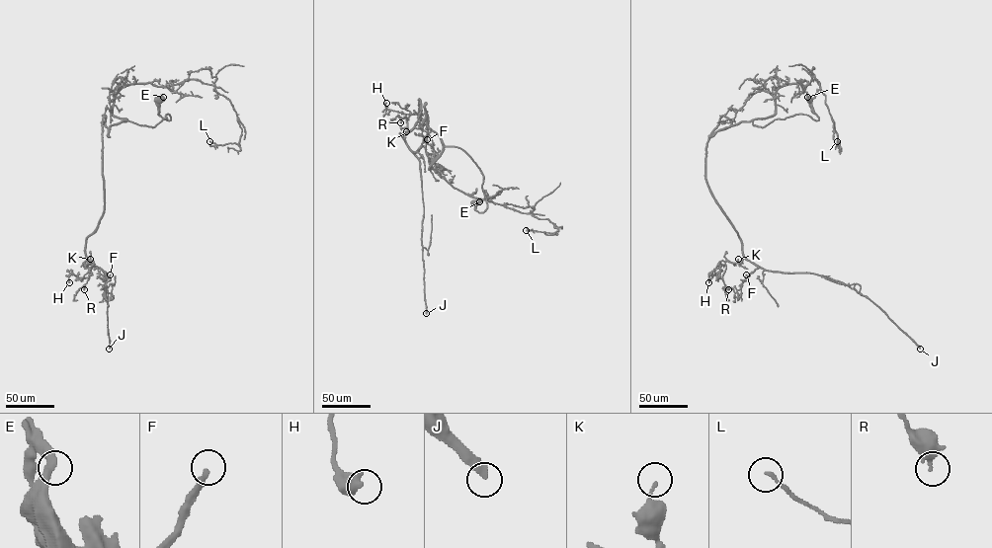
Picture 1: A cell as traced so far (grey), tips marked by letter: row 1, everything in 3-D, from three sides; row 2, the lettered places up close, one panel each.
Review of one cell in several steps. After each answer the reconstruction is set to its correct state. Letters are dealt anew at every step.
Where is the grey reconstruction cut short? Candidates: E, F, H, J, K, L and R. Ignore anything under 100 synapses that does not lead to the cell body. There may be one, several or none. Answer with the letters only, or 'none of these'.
F, J

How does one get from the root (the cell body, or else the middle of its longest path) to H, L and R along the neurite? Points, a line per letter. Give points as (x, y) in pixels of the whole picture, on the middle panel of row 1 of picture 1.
H: (474, 203), (487, 208), (472, 159), (421, 124), (419, 99), (403, 136), (408, 118), (386, 103)
L: (474, 203), (487, 208), (481, 171), (461, 149), (444, 146), (429, 169), (454, 188), (558, 228), (526, 230)
R: (474, 203), (487, 208), (481, 171), (421, 124), (419, 99), (403, 136), (400, 122)

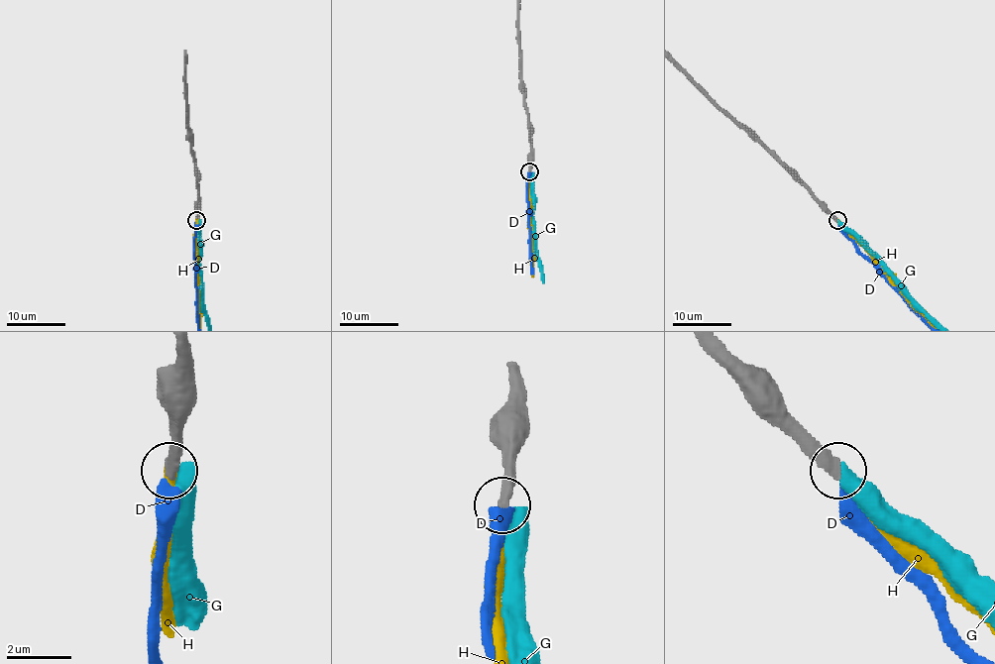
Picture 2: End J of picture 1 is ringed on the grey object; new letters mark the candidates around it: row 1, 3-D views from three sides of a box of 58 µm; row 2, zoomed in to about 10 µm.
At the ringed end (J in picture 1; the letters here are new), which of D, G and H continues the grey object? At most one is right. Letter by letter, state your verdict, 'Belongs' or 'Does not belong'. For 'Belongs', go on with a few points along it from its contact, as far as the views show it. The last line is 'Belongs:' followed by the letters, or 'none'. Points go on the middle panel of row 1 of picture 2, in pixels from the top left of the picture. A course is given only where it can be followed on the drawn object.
D: Does not belong
G: Does not belong
H: Belongs
Belongs: H

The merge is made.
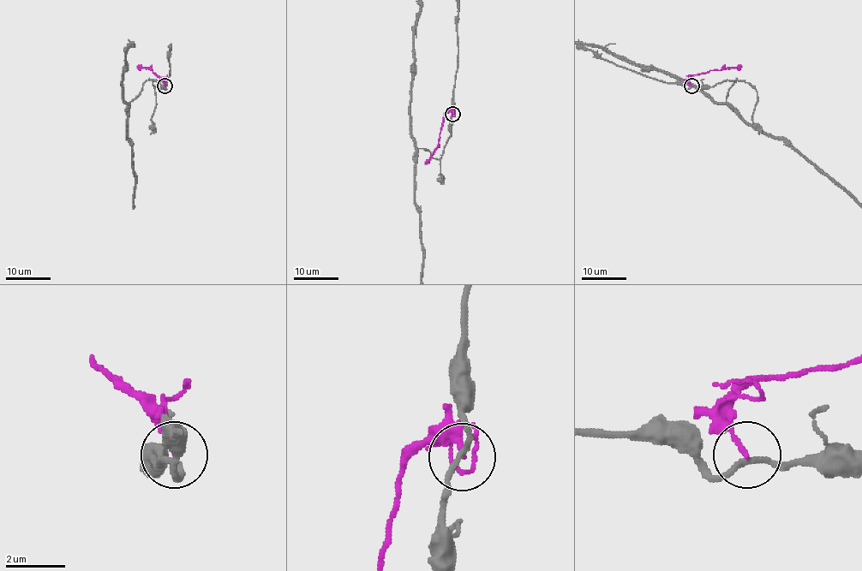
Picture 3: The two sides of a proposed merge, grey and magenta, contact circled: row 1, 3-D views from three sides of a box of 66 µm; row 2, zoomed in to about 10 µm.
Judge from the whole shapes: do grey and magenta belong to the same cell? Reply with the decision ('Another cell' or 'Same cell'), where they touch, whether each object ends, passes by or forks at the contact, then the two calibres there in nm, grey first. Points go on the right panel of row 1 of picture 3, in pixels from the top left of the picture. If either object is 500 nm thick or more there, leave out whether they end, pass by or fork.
Another cell. Place: (691, 86). At the ring grey passes by. At the ring magenta ends. Thickness 180 nm (grey) against 150 nm

